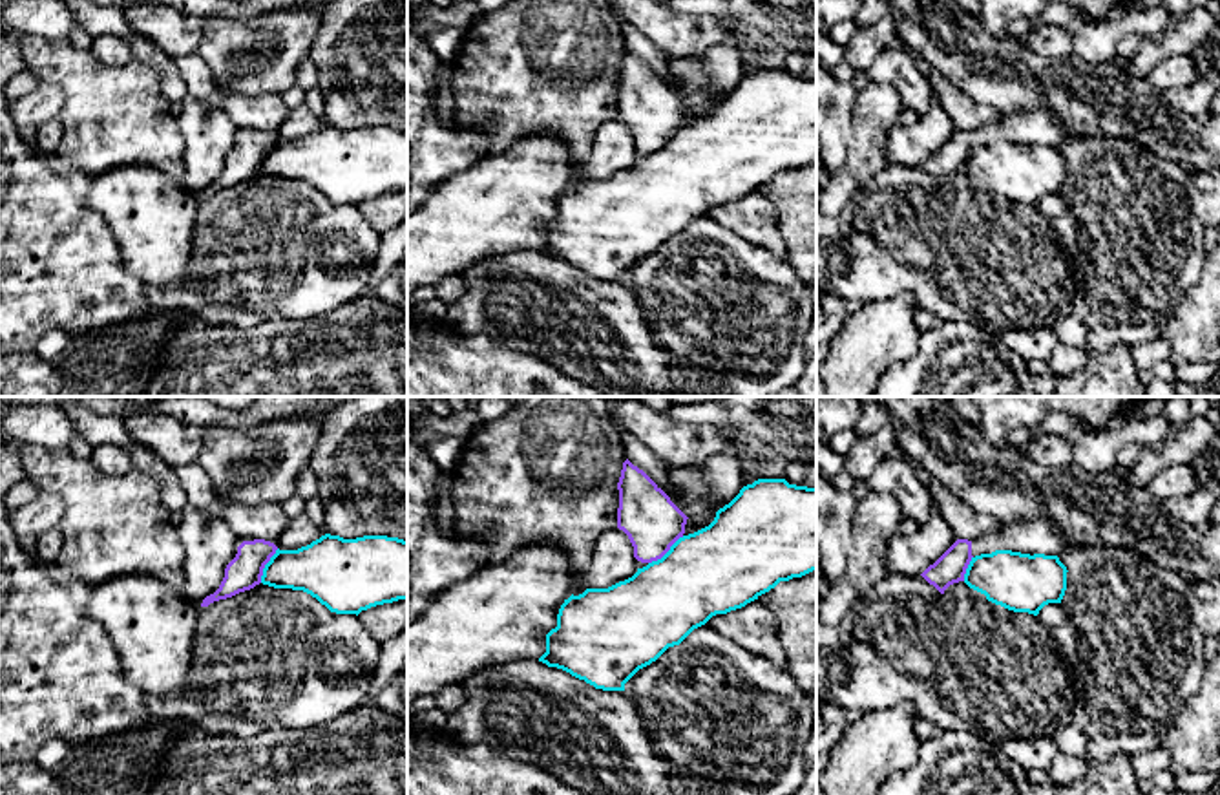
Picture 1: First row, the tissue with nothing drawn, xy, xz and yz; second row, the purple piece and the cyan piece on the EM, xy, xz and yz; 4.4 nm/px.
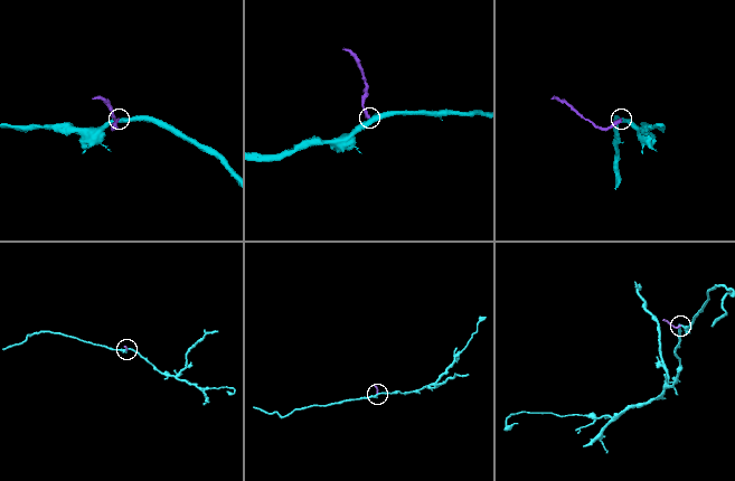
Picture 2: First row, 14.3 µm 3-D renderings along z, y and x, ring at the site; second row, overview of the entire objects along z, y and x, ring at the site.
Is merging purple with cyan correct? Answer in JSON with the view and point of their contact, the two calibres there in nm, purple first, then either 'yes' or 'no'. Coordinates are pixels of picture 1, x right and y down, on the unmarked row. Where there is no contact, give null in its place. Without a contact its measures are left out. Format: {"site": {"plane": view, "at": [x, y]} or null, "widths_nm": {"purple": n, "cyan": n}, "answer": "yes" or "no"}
{"site": {"plane": "xz", "at": [665, 143]}, "widths_nm": {"purple": 260, "cyan": 380}, "answer": "no"}

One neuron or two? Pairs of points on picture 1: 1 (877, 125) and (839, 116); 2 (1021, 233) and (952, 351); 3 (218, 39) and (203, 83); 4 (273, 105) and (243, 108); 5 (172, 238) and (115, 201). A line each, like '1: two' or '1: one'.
1: two
2: two
3: two
4: one
5: one

